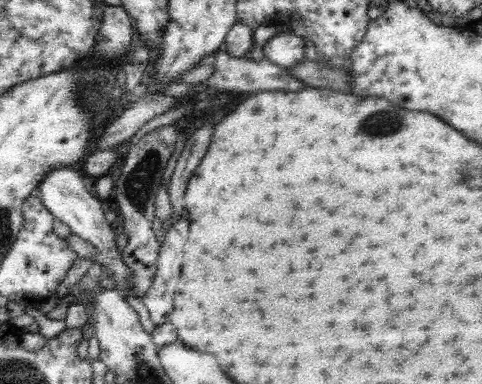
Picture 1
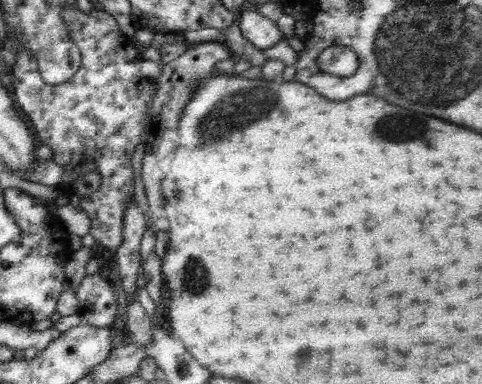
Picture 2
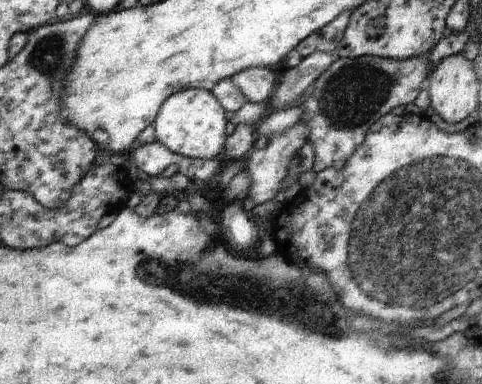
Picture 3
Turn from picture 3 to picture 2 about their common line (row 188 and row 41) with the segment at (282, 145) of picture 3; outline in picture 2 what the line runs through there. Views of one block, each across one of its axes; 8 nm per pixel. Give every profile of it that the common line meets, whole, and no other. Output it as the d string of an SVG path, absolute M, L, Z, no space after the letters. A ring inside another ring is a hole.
M245 6L245 10L239 14L237 26L261 50L273 48L273 44L279 44L283 40L283 34L277 28L277 22L269 20L253 6Z

